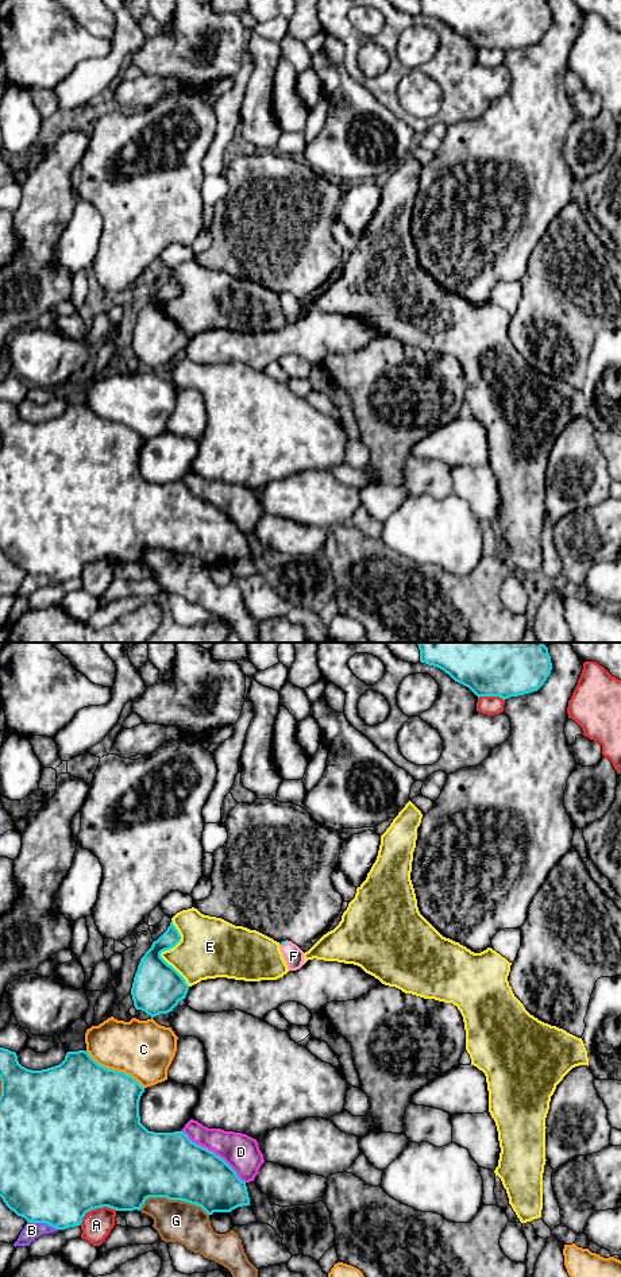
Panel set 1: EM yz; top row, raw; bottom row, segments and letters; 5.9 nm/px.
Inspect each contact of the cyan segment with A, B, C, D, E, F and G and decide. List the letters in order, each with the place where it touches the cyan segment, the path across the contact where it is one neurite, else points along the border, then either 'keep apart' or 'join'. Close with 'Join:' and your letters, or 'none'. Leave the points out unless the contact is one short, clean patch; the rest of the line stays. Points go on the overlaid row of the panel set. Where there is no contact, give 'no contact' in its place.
A: meets cyan in yz at (95, 1208); keep apart
B: meets cyan in yz at (42, 1222); keep apart
C: meets cyan in yz at (115, 1071); keep apart
D: meets cyan in yz at (212, 1152); keep apart
E: meets cyan in yz at (164, 951); keep apart
F: meets cyan in yz at (282, 944); runs through yz (282, 942), (282, 944), (293, 956); join
G: meets cyan in yz at (173, 1199); keep apart
Join: F

